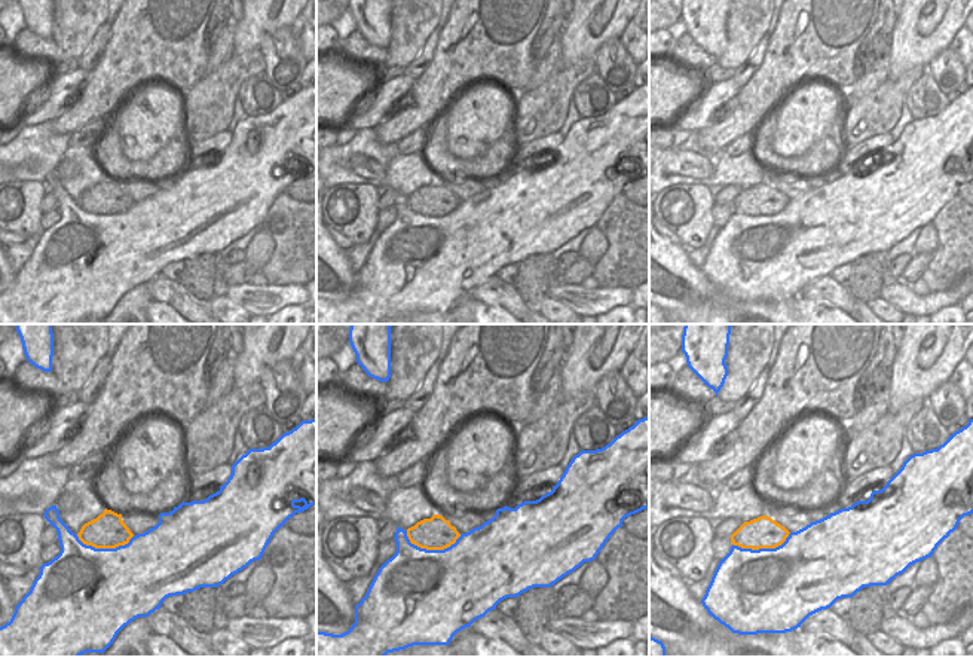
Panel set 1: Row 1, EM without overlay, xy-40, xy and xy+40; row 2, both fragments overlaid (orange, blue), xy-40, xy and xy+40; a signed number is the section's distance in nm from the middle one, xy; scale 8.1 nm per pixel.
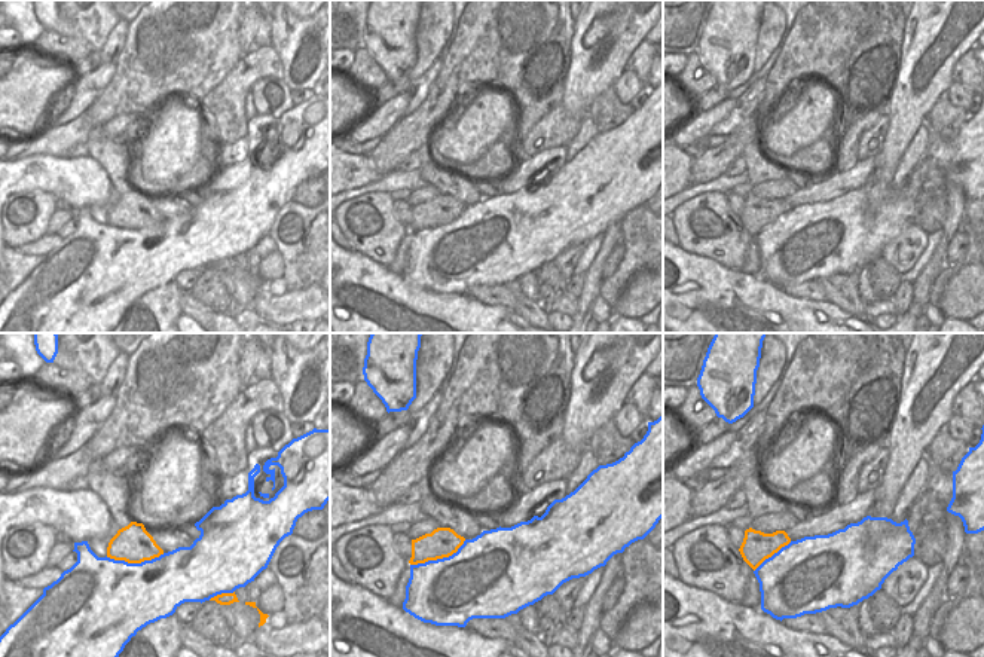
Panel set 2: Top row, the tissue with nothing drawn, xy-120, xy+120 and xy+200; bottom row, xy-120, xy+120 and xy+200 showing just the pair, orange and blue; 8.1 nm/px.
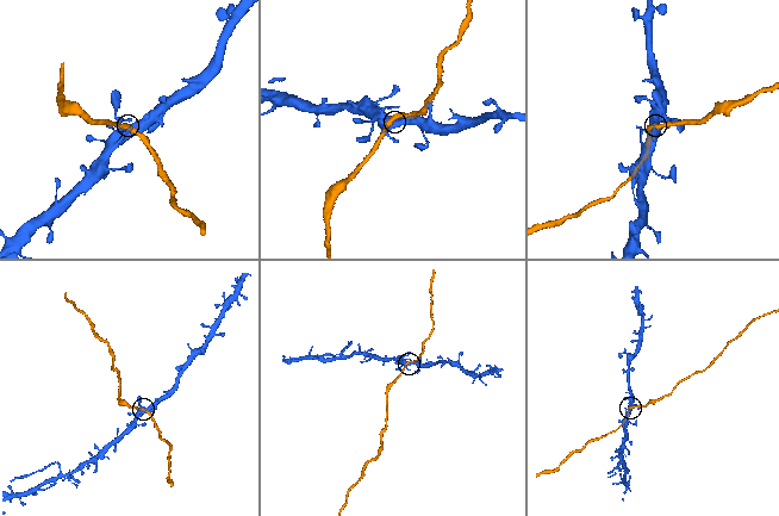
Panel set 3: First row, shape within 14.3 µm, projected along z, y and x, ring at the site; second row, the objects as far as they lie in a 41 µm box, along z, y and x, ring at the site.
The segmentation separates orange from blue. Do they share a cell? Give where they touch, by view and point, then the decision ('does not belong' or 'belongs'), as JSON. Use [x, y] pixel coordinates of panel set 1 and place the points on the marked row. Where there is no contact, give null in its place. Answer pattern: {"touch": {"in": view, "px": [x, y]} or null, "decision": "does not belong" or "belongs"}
{"touch": {"in": "xy", "px": [431, 549]}, "decision": "does not belong"}

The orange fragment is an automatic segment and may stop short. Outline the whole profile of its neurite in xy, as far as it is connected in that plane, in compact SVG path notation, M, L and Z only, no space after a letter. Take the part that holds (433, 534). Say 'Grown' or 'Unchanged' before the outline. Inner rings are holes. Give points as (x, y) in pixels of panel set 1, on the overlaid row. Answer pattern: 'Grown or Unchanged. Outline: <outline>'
Unchanged. Outline: M434 514L407 529L411 544L426 550L444 550L456 543L461 534L443 516Z

